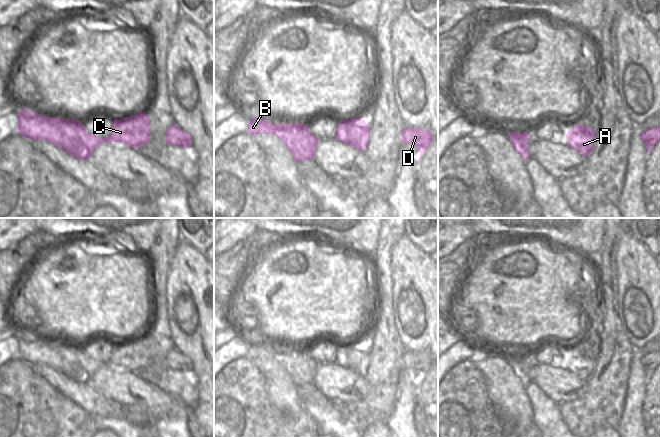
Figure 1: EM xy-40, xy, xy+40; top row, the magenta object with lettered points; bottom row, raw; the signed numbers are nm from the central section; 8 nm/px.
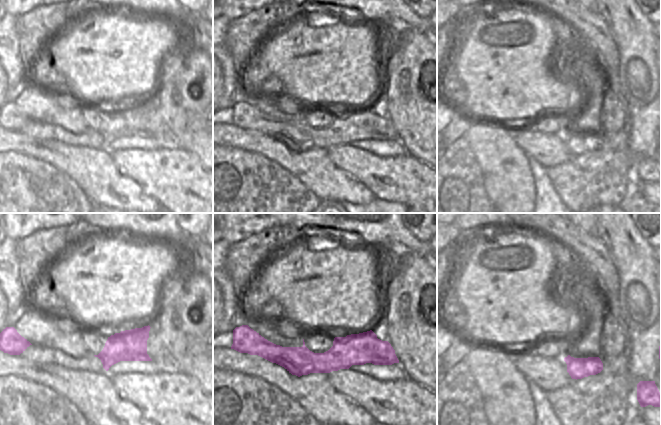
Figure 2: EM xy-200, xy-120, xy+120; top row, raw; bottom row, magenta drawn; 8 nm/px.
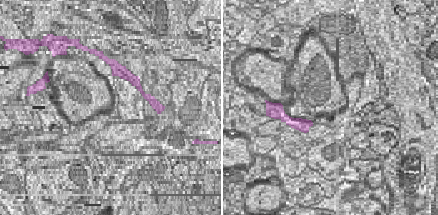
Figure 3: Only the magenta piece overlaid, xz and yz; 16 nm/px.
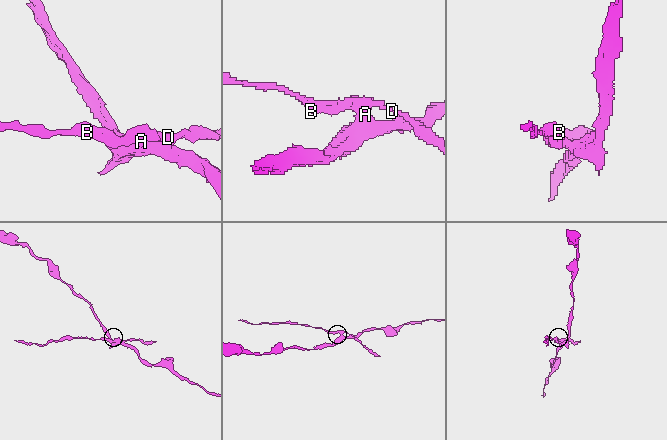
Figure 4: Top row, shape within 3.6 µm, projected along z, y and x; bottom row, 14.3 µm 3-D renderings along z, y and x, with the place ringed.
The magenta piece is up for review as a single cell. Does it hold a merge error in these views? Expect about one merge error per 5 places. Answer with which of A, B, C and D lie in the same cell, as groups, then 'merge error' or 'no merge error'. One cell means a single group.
A / B C D | merge error

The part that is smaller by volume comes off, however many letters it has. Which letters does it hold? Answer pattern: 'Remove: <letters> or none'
Remove: B, C, D

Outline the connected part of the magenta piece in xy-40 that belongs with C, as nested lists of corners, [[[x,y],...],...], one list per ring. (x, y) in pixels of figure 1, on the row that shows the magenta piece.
[[[22,108],[18,114],[18,131],[31,140],[45,140],[61,148],[64,152],[79,160],[90,160],[97,146],[103,142],[119,142],[131,148],[139,148],[150,141],[150,119],[145,111],[122,119],[115,119],[112,131],[107,138],[93,136],[86,131],[80,120],[70,120],[58,117],[48,117]]]

